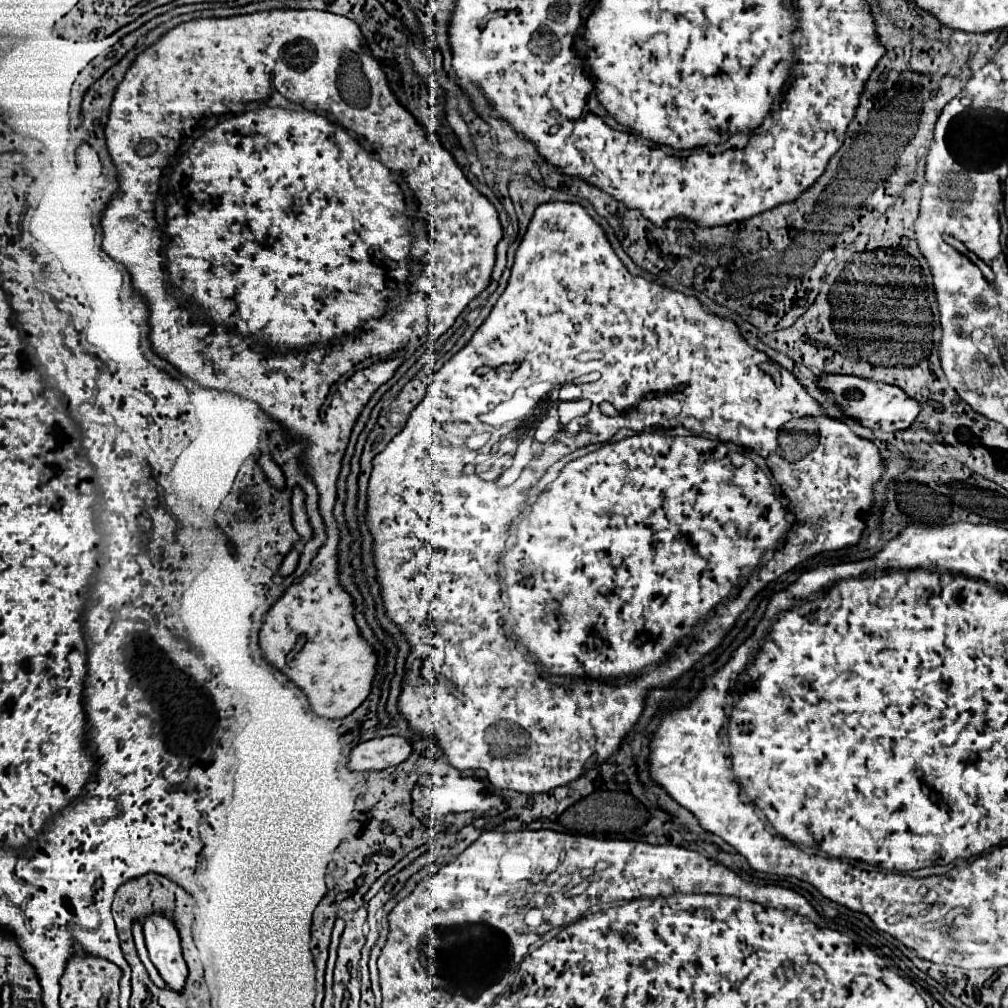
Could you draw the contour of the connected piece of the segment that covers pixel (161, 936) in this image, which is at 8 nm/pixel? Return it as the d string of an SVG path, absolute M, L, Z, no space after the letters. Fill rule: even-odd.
M162 914L148 916L142 926L144 926L146 948L152 964L156 966L166 986L180 994L188 978L188 968L182 958L180 936L176 926Z

